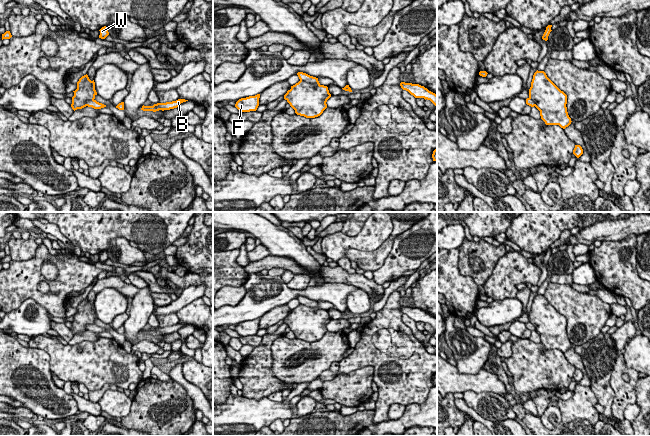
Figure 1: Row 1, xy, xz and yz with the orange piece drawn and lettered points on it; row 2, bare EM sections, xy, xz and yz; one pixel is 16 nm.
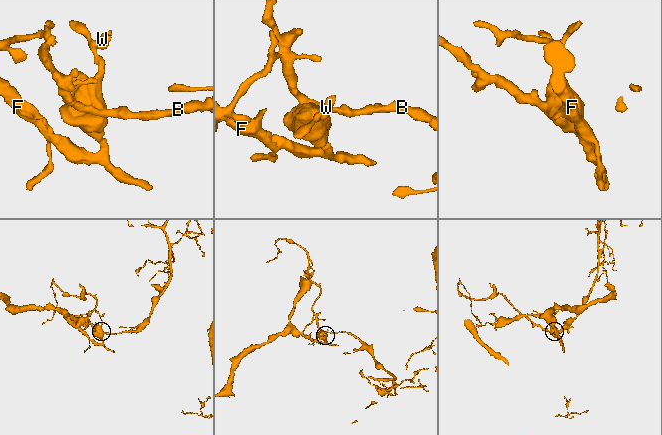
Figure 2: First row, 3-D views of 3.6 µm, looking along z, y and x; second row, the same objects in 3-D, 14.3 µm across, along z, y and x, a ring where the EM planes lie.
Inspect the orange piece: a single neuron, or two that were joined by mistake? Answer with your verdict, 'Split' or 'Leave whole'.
Split

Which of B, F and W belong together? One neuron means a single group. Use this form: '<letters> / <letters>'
B / F W

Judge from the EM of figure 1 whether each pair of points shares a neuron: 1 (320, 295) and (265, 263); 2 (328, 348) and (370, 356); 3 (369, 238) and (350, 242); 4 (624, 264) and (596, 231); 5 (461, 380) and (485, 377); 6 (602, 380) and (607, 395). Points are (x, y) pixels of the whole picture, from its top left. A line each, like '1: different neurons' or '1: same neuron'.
1: different neurons
2: different neurons
3: same neuron
4: different neurons
5: same neuron
6: same neuron

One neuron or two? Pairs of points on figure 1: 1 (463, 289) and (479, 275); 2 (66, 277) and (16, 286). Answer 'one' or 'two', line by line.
1: two
2: one

